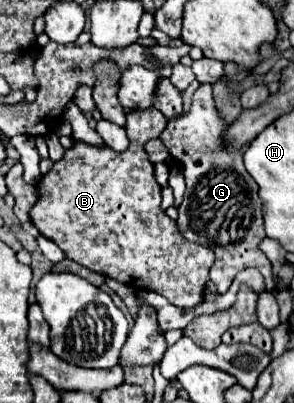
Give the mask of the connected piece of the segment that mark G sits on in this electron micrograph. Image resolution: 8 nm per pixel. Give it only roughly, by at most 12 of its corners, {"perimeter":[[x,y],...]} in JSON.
{"perimeter":[[211,85],[159,139],[187,181],[177,227],[215,253],[227,291],[257,267],[265,237],[257,183],[223,151]]}

